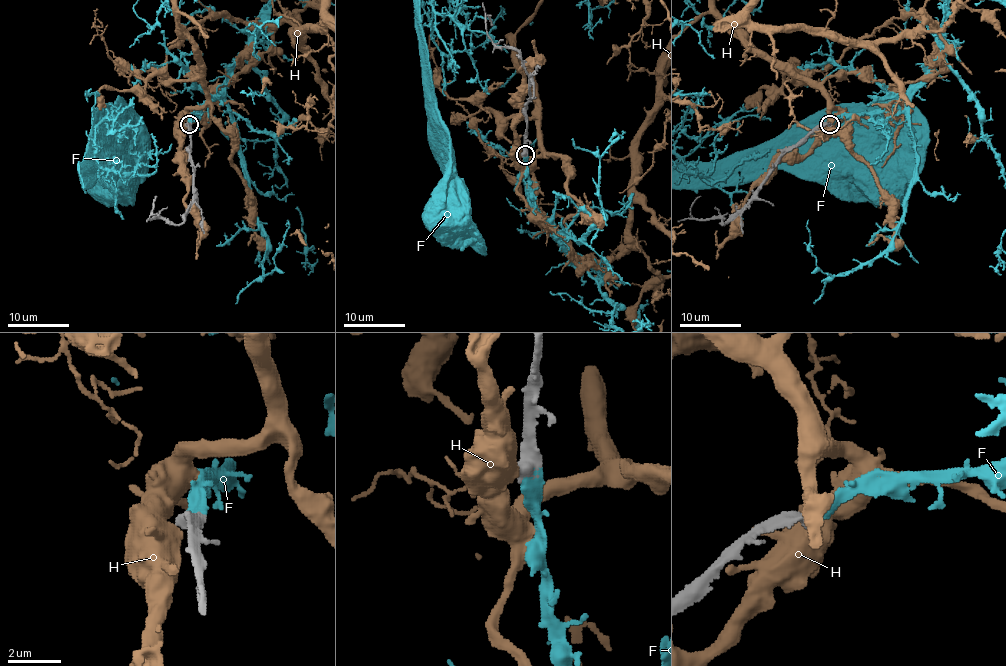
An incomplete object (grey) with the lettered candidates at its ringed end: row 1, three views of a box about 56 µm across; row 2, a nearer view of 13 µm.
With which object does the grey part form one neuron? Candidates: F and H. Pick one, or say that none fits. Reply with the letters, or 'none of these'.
F

